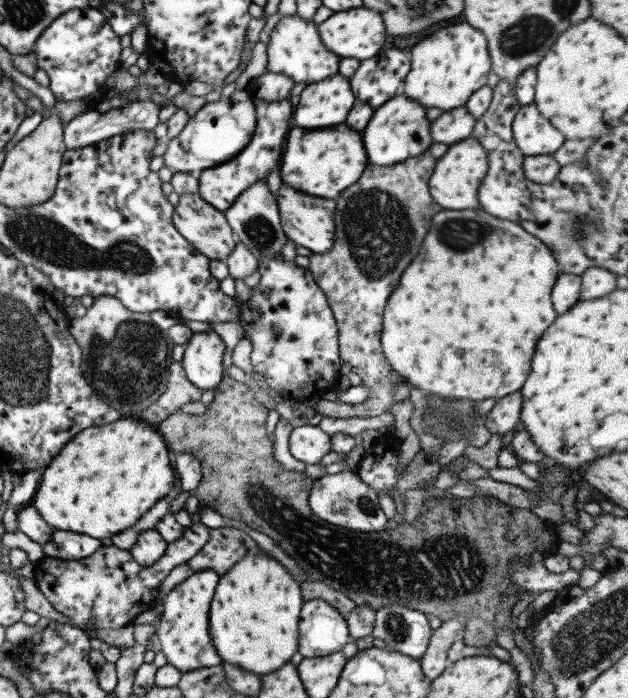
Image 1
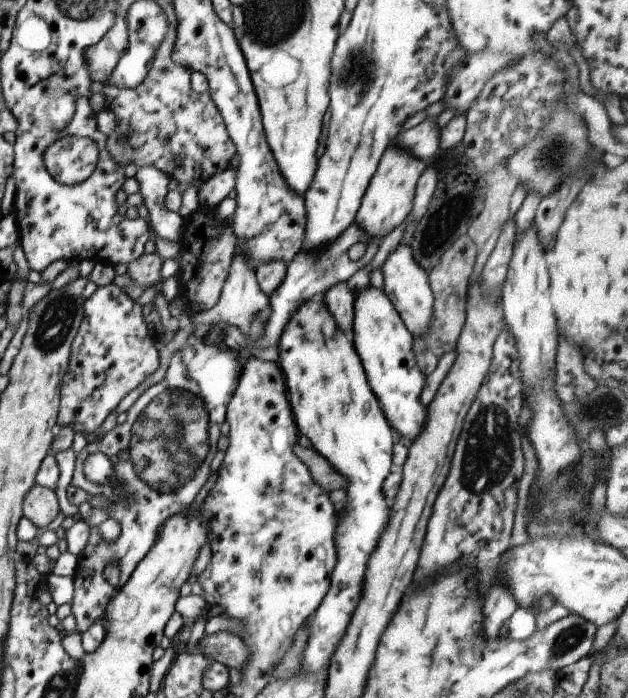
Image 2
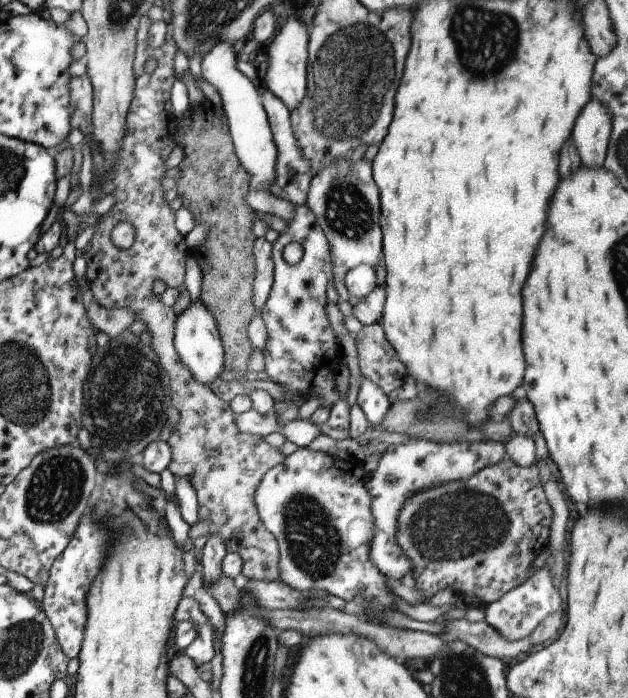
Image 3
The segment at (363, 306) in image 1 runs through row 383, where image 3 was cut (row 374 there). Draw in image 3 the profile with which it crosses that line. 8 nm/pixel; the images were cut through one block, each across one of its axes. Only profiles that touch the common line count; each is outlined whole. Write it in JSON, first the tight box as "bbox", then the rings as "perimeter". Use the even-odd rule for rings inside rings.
{"bbox":[353,324,408,395],"perimeter":[[[381,324],[362,325],[353,337],[357,364],[363,378],[371,380],[386,395],[399,388],[408,376],[407,370],[387,342]]]}

